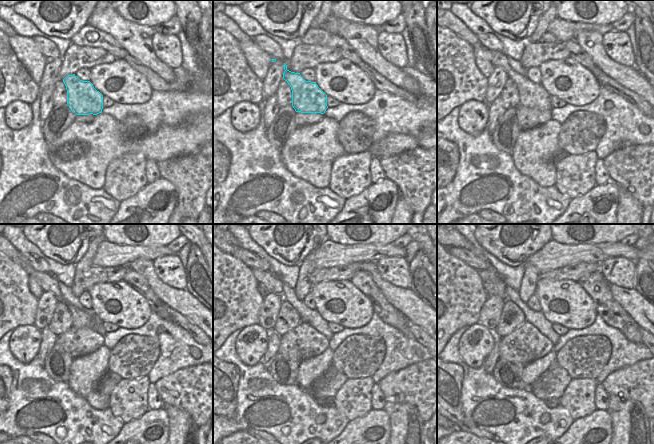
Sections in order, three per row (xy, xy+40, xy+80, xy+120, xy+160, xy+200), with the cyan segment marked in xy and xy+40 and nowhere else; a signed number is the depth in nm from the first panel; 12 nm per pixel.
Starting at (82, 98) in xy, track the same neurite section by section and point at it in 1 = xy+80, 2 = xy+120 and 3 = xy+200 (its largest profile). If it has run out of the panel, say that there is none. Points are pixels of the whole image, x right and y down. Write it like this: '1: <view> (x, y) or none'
1: xy+80 (533, 95)
2: xy+120 (48, 283)
3: xy+200 (493, 284)

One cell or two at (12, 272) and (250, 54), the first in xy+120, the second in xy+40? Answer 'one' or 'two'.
two

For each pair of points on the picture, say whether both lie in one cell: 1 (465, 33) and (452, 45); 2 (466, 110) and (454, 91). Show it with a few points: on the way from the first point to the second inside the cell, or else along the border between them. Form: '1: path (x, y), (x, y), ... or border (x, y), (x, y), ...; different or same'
1: border (447, 27), (473, 47); different
2: border (483, 101), (467, 100), (459, 106); different

